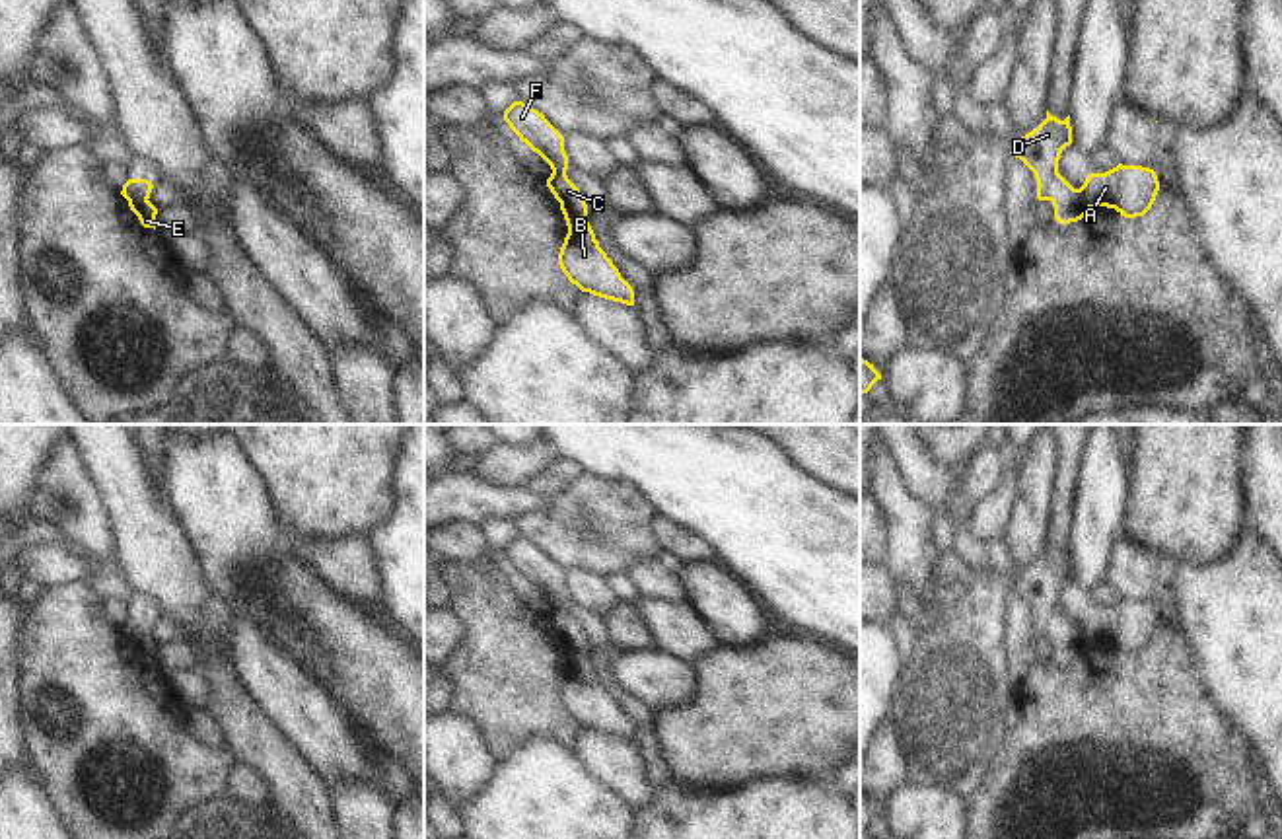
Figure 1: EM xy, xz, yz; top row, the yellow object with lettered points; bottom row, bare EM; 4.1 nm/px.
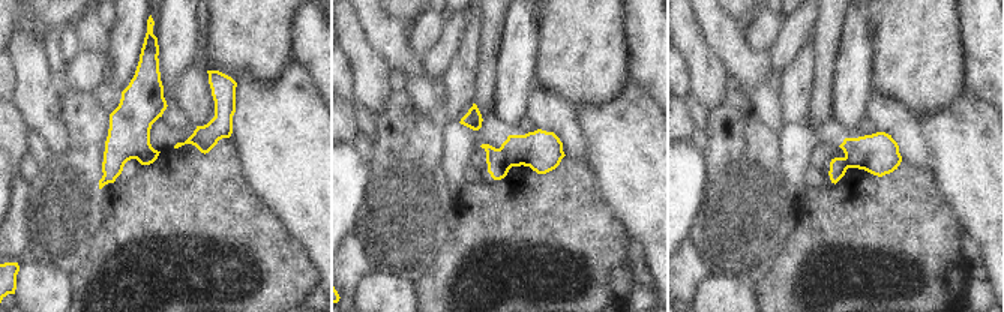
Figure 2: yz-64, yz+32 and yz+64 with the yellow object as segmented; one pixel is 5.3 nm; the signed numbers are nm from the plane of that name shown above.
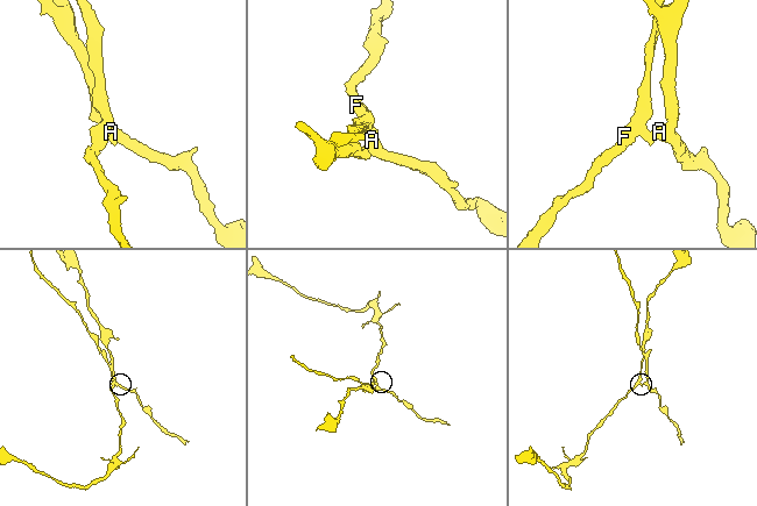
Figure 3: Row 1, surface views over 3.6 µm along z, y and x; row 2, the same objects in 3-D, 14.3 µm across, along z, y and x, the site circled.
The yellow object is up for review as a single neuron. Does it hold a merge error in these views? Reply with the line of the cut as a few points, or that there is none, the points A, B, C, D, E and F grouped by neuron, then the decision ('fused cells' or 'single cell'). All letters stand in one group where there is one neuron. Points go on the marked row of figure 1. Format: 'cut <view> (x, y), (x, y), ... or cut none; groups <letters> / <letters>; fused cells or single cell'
cut xz (565, 215), (582, 215), (586, 218); groups A B / C D E F; fused cells

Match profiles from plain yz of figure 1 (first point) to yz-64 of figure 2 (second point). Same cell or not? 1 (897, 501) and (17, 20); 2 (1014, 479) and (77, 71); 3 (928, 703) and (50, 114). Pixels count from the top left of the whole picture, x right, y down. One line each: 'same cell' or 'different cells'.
1: different cells
2: same cell
3: different cells

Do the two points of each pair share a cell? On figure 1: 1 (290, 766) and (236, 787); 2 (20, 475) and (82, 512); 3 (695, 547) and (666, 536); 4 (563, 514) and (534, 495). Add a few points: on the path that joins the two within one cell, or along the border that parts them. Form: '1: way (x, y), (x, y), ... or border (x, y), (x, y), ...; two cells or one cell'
1: border (238, 760), (261, 777), (269, 799); two cells
2: border (57, 444), (39, 474), (20, 520); two cells
3: way (687, 547), (674, 540); one cell
4: border (547, 495), (543, 509), (520, 512), (512, 520); two cells

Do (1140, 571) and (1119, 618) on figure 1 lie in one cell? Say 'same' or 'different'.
different

